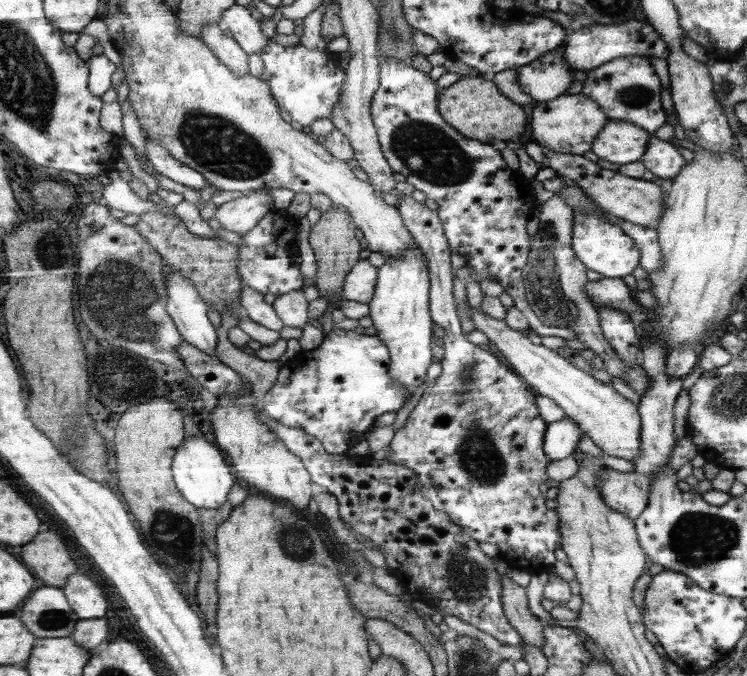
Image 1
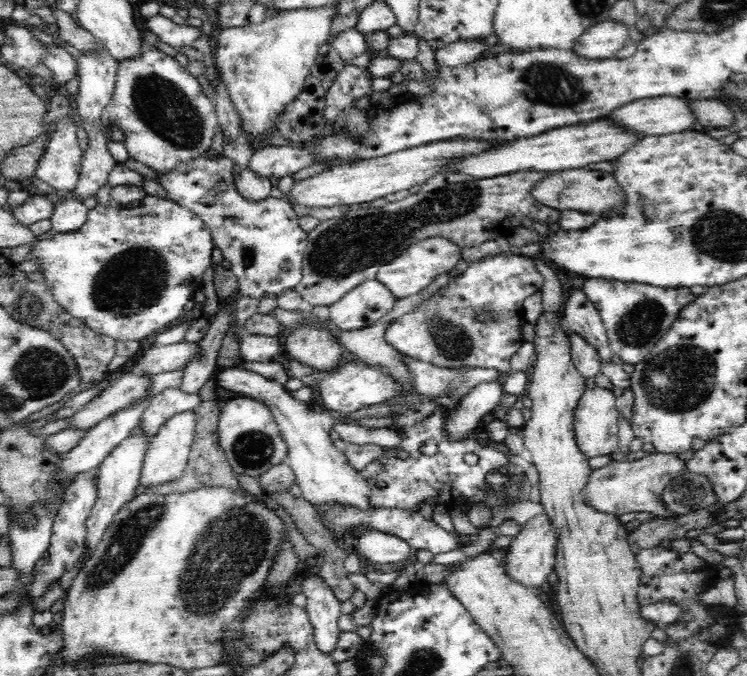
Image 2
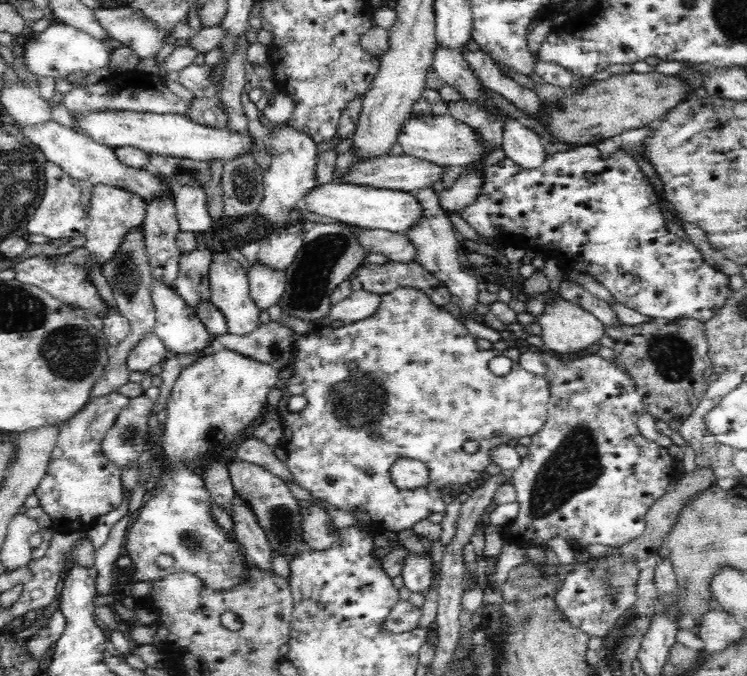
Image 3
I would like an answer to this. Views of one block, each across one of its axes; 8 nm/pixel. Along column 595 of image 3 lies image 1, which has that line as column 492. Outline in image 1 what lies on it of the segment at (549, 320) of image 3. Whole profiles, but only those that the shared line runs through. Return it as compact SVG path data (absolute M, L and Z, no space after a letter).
M468 301L466 308L475 330L487 336L491 347L512 366L512 370L527 382L532 390L536 391L537 395L552 398L566 413L565 416L574 420L584 434L590 436L592 442L607 455L618 456L634 463L642 452L640 446L643 446L642 419L637 404L618 394L612 385L603 384L593 378L591 373L579 370L557 351L541 344L533 344L524 332L509 327L504 319L496 319L482 308L472 307Z

